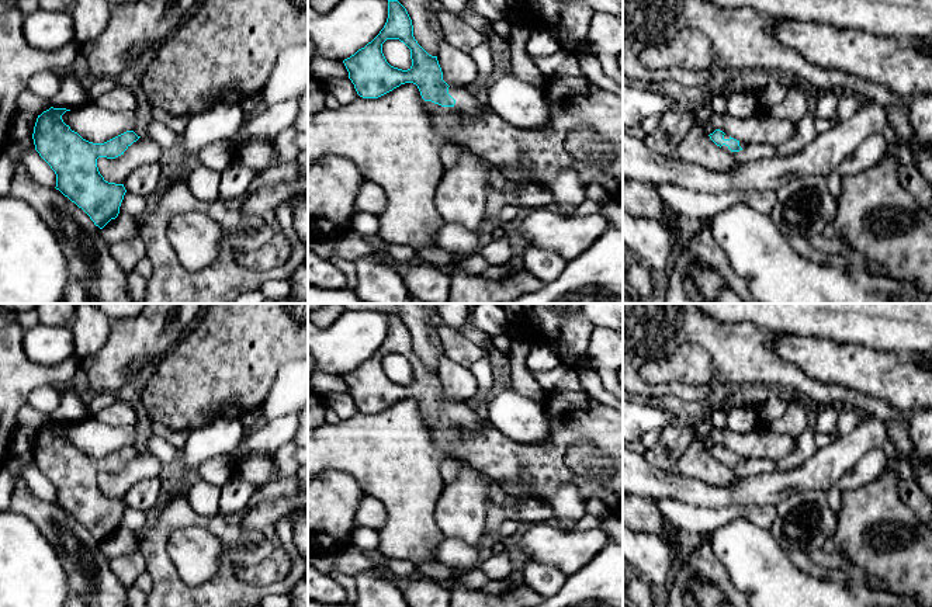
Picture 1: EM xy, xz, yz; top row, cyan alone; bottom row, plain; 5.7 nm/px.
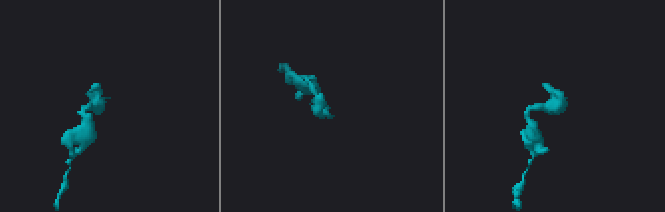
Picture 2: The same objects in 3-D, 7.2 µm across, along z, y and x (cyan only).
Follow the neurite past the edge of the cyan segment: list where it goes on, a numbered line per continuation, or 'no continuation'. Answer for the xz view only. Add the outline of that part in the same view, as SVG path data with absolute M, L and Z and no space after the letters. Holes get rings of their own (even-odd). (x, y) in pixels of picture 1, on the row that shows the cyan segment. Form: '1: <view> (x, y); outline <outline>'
1: xz (574, 103); outline M585 76L558 77L547 81L545 89L551 121L541 129L524 129L510 125L495 114L481 94L471 94L465 87L448 87L448 94L455 100L453 107L423 100L437 131L455 143L465 143L506 180L516 181L526 174L522 169L522 159L526 157L531 164L529 174L537 184L545 185L564 169L572 169L586 185L600 184L613 202L623 205L623 97L599 89ZM583 126L593 128L603 141L614 146L613 159L590 164L574 159L565 150L567 135Z

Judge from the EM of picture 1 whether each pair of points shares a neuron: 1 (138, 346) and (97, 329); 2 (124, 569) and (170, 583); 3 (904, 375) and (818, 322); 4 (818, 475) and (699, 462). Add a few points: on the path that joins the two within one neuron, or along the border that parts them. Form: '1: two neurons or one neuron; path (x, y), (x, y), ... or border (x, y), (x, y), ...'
1: two neurons; border (111, 321), (111, 329), (104, 344), (86, 357)
2: two neurons; border (139, 551), (148, 569)
3: two neurons; border (820, 337), (841, 343), (858, 343), (884, 351)
4: two neurons; border (738, 477), (726, 485), (704, 482)

